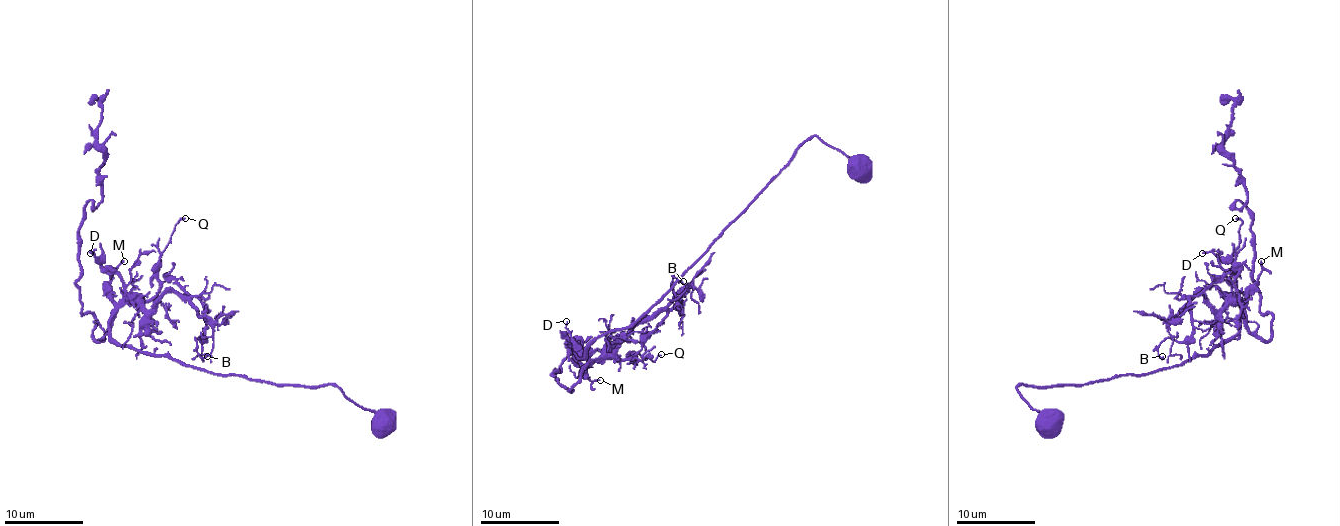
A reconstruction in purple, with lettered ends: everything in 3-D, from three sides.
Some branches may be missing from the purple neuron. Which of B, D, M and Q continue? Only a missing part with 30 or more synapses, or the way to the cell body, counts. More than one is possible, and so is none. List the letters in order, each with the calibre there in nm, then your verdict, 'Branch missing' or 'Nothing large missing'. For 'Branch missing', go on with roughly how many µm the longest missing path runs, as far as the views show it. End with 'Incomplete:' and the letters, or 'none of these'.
B: Thickness 140 nm. Nothing large missing
D: Thickness 120 nm. Nothing large missing
M: Thickness 150 nm. Nothing large missing
Q: Thickness 110 nm. Nothing large missing
Incomplete: none of these

